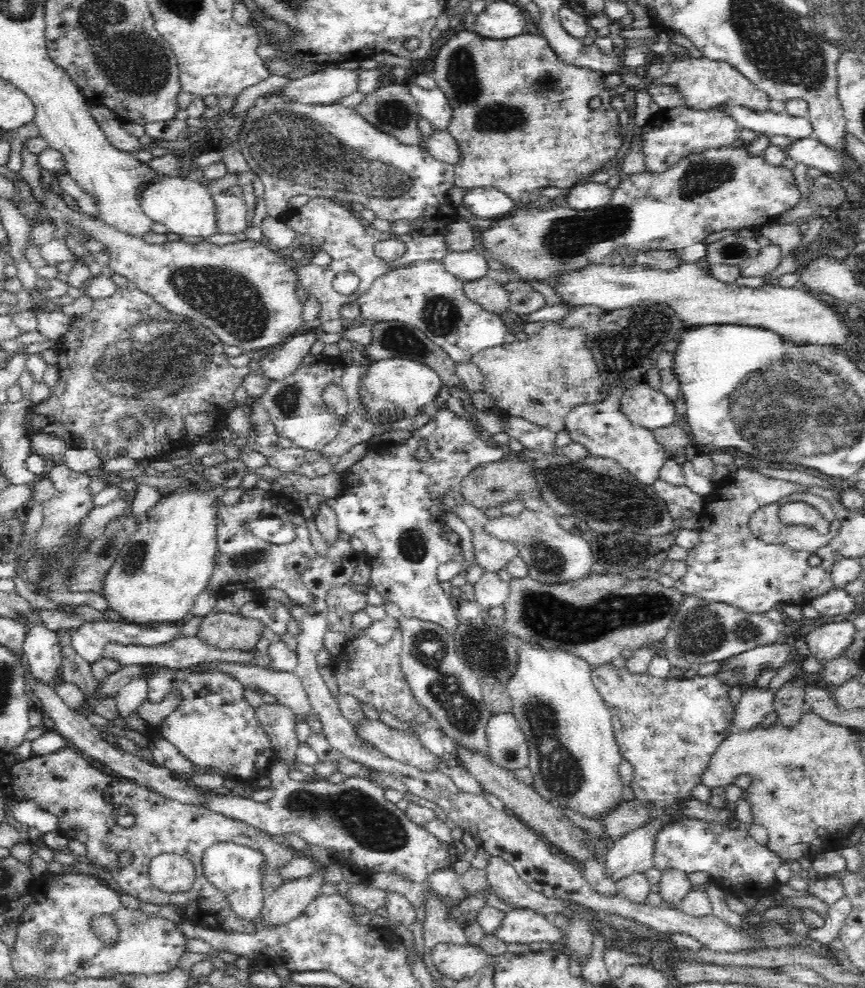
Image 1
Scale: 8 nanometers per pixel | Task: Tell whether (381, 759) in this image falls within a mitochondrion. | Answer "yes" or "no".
no

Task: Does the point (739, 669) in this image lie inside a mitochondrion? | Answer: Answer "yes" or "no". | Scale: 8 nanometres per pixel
yes

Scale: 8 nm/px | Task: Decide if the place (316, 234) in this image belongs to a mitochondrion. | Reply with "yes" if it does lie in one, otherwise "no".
no

